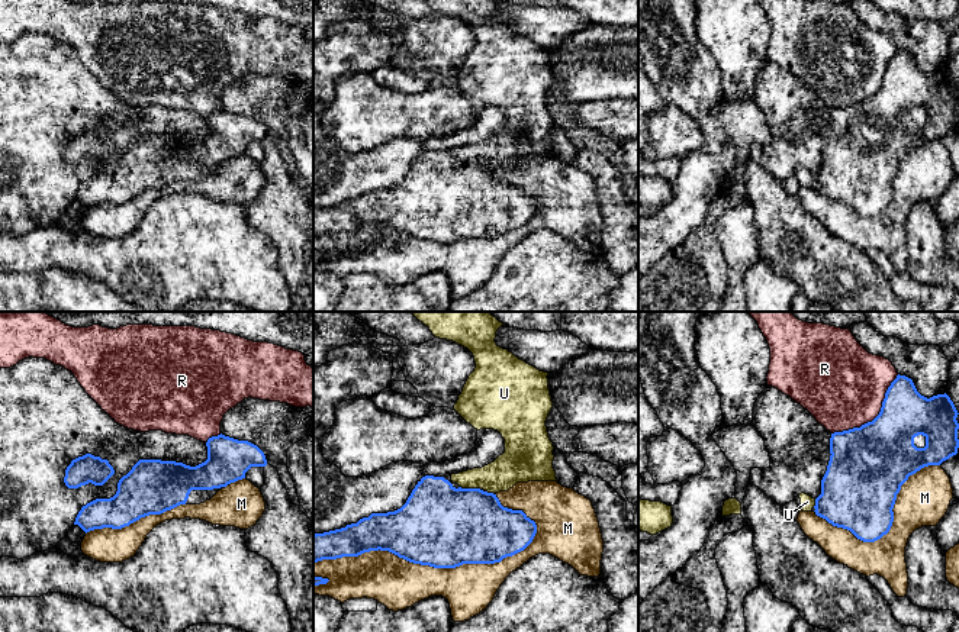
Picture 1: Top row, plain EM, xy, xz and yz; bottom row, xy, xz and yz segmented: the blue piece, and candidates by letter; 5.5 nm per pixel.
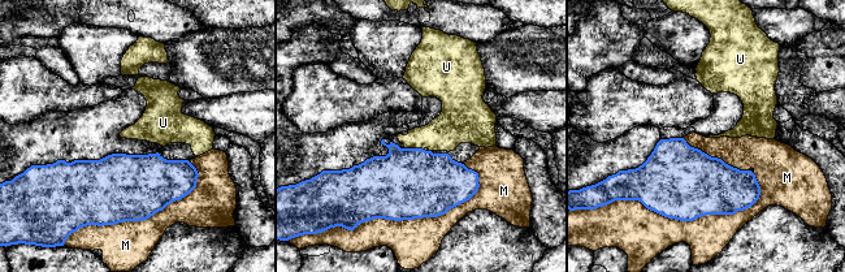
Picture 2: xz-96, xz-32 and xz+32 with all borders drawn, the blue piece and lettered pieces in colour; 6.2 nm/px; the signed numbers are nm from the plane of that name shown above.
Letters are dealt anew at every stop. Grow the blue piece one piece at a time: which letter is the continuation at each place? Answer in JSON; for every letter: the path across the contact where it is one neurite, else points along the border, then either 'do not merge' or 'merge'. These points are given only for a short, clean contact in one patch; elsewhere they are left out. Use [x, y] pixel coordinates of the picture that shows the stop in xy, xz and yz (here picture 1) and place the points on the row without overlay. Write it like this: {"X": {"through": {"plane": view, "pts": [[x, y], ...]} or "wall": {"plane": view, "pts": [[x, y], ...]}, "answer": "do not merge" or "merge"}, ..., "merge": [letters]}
{"M": {"answer": "do not merge"}, "R": {"answer": "do not merge"}, "U": {"answer": "merge"}, "merge": ["U"]}

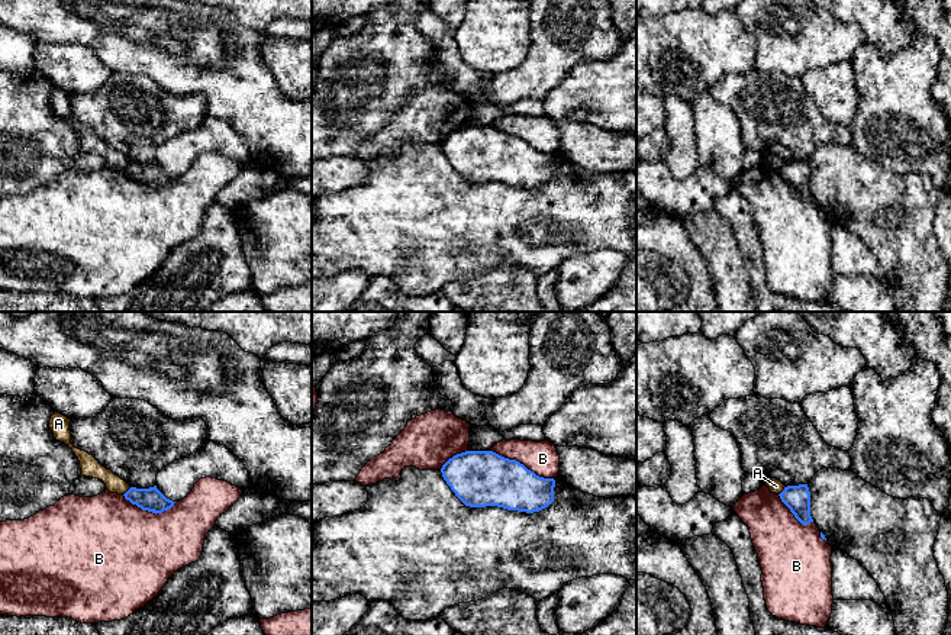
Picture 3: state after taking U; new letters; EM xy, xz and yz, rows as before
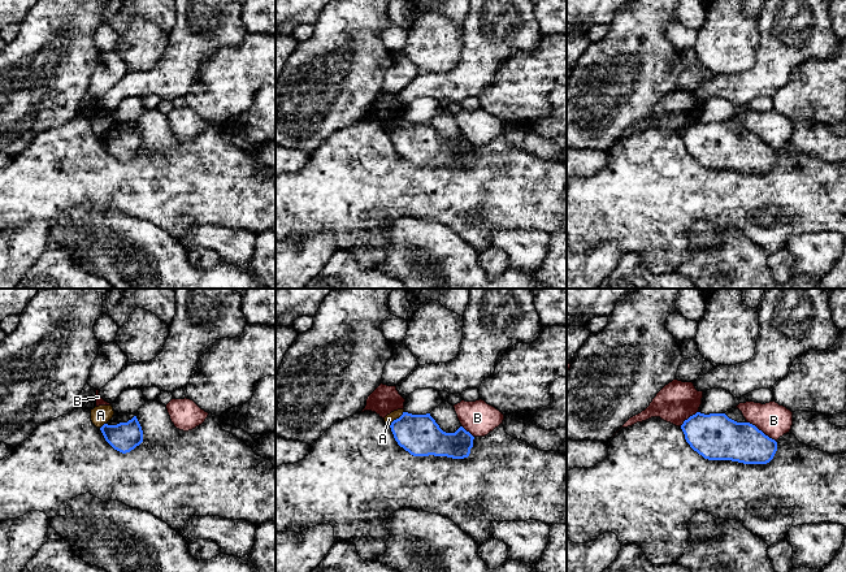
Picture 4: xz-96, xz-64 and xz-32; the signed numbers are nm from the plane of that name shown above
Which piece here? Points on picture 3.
{"A": {"wall": {"plane": "yz", "pts": [[785, 161], [779, 170]]}, "answer": "do not merge"}, "B": {"answer": "do not merge"}, "merge": []}

